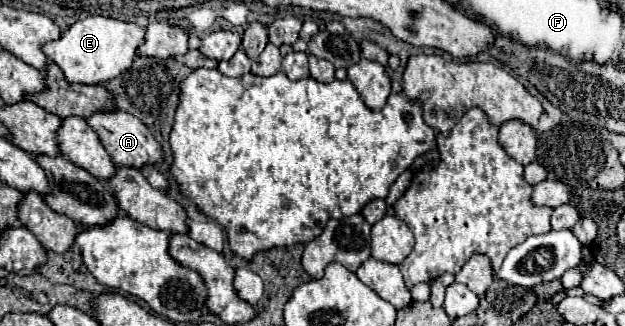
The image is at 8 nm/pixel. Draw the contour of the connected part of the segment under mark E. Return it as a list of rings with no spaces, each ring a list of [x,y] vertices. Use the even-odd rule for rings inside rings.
[[[88,16],[84,20],[74,22],[68,30],[64,30],[58,40],[46,42],[42,46],[42,52],[60,66],[68,82],[104,84],[130,68],[130,62],[134,60],[142,40],[144,30],[136,24],[104,16]]]

